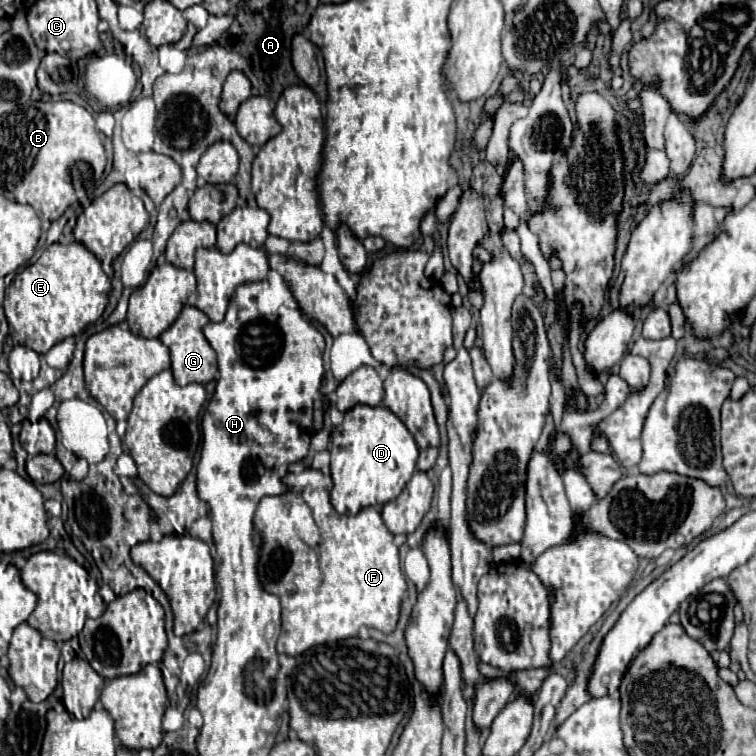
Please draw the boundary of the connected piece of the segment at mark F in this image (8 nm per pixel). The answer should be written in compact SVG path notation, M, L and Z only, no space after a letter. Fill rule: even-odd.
M306 468L298 474L290 472L288 476L284 476L284 484L290 486L290 492L286 492L284 496L266 496L264 500L260 500L258 510L256 510L256 528L260 528L260 534L264 536L264 548L260 554L260 580L262 580L264 588L268 588L268 592L276 592L282 602L282 632L280 632L280 640L278 640L278 652L288 654L288 656L298 656L316 644L328 644L328 642L356 636L360 626L370 626L370 628L382 630L382 632L394 632L398 618L400 618L400 604L402 604L402 598L406 592L406 578L400 570L398 546L394 544L394 536L386 528L380 512L374 506L368 506L368 508L360 510L356 516L338 514L334 510L334 506L330 504L332 478L320 470Z

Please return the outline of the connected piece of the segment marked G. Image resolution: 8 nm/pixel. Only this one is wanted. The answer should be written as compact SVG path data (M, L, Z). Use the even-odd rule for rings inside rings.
M186 304L180 312L180 316L176 318L176 322L164 330L160 334L160 340L170 348L172 354L172 372L174 372L174 380L180 386L186 386L190 382L198 382L198 384L206 384L210 380L216 378L216 352L212 350L212 346L208 344L208 340L202 334L204 324L208 324L210 318L200 312L196 306Z

